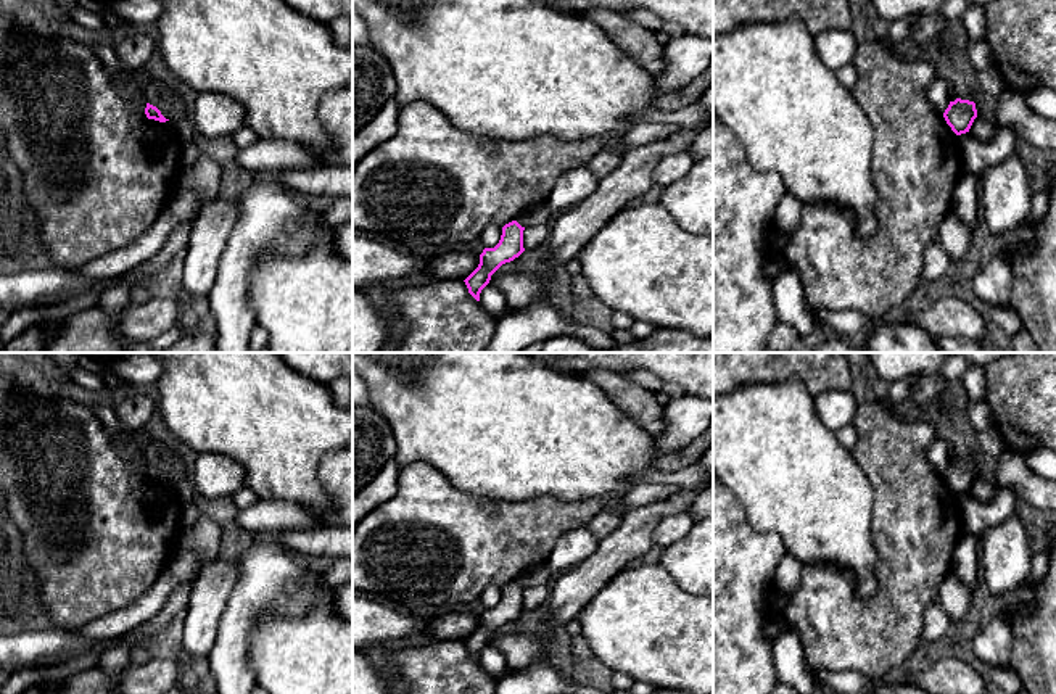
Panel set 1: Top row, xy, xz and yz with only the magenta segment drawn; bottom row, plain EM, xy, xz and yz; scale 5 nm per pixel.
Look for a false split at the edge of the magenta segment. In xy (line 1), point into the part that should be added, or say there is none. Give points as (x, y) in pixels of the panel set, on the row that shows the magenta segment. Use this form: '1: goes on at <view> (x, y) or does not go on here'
1: does not go on here

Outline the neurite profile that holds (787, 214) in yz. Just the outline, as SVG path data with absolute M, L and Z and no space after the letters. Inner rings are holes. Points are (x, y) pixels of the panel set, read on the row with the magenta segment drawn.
M786 193L774 211L774 229L792 233L802 219L803 203Z

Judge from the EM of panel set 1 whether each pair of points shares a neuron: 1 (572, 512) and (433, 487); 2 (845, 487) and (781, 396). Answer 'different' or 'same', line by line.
1: same
2: same

